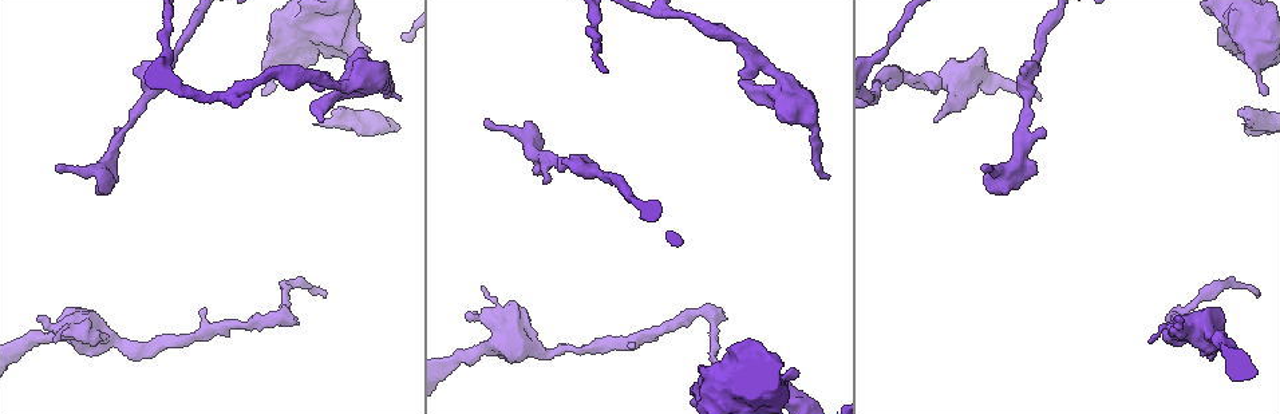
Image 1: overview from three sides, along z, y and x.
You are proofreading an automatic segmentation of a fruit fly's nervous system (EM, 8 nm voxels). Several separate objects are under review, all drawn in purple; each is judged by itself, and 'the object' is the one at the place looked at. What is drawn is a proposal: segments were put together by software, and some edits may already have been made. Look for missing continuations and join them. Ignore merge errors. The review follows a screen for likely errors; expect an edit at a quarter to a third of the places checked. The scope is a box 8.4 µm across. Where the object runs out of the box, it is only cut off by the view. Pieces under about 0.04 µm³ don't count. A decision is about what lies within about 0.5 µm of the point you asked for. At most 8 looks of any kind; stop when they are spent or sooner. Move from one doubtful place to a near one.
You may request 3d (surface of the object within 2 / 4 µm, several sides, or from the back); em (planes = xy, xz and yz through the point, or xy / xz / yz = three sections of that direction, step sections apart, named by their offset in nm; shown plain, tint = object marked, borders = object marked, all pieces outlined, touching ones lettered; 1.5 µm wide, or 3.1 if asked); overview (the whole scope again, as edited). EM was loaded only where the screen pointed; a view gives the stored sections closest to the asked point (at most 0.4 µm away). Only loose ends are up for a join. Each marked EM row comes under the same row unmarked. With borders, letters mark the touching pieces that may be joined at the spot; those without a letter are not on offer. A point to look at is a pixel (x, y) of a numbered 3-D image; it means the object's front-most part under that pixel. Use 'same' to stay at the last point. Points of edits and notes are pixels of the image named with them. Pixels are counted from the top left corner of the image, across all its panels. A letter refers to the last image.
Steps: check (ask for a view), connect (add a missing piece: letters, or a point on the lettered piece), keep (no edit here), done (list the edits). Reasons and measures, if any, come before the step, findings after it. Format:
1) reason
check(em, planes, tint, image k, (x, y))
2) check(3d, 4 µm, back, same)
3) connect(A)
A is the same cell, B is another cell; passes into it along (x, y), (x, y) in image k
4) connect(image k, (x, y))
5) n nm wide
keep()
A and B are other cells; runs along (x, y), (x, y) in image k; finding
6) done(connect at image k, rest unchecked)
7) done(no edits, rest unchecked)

free end
check(em, planes, borders, image 1, (987, 165))

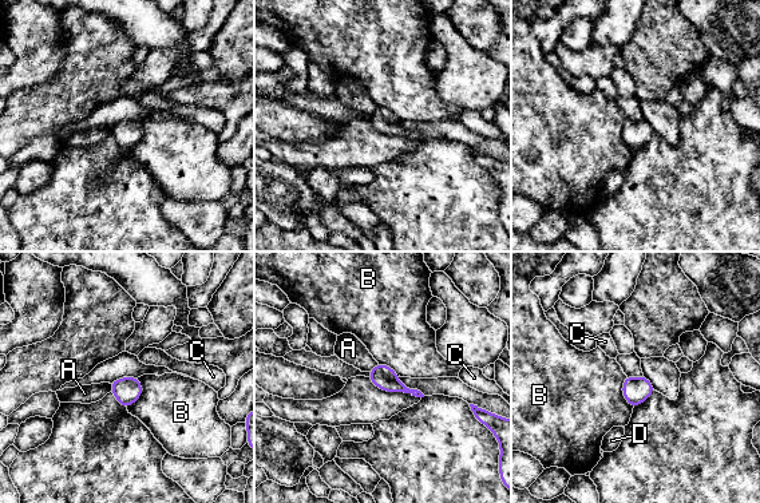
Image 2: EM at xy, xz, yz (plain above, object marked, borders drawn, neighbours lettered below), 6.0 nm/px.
keep()
A, B, C and D are other cells; border along (138, 377), (142, 393), (126, 407) in image 2; no lettered piece goes on from it

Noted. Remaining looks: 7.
free end
check(em, planes, borders, image 1, (935, 119))

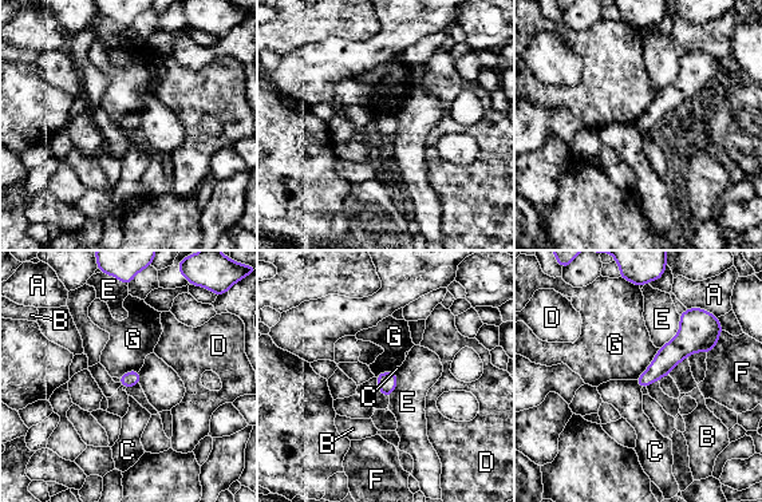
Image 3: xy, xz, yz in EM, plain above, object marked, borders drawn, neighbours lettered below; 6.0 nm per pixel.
G touches over 240 nm
keep()
A, B, C, D, E, F and G are other cells; border along (659, 348), (651, 363), (635, 379) in image 3; none of them fits

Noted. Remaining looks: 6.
free end
check(3d, 2 µm, image 1, (368, 51))

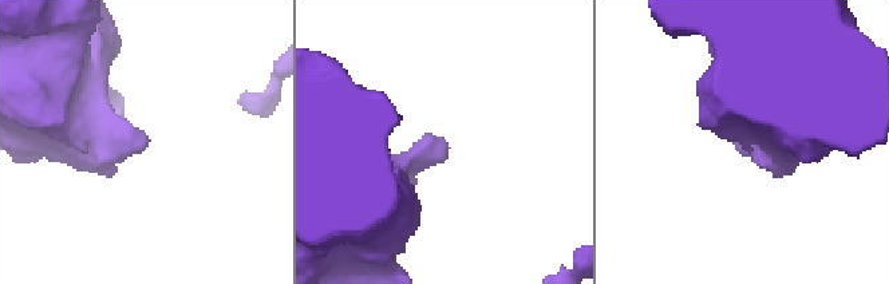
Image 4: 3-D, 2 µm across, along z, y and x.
check(em, yz, step 8, tint, image 4, (148, 137))

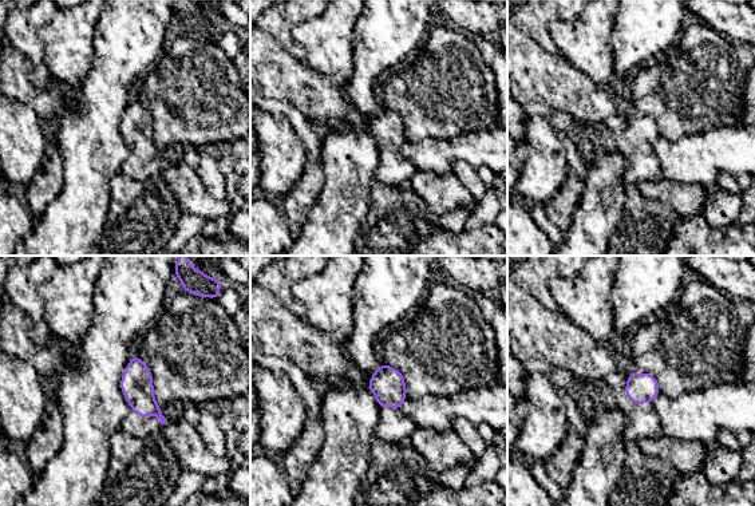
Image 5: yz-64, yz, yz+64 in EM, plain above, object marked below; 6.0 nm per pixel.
cut it another way
check(em, planes, borders, same)

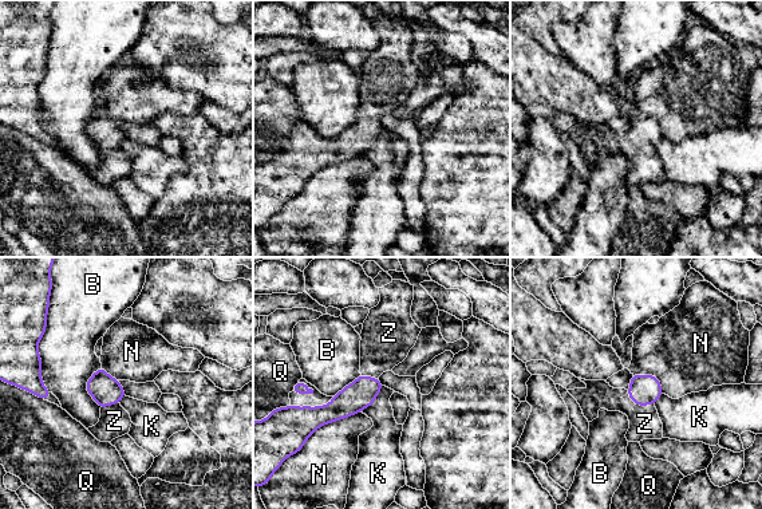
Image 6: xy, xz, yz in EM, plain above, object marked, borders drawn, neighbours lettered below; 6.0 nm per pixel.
170 nm wide
connect(Z)
Z is the same cell, B, K, N and Q are other cells; passes into it along (644, 390), (638, 405), (644, 423) in image 6; the neuron continues

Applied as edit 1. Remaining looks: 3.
done(connect at image 6, rest unchecked)

